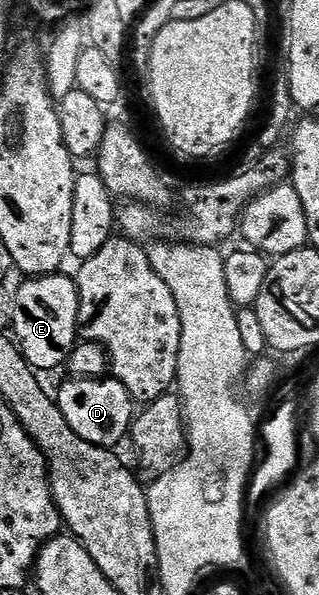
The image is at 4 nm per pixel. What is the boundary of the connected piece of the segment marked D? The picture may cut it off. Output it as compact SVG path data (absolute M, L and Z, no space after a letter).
M78 377L68 379L61 385L61 390L55 393L55 400L63 418L67 419L71 430L87 443L106 447L117 447L117 444L128 438L135 416L134 398L129 396L127 387L116 379L100 377Z

